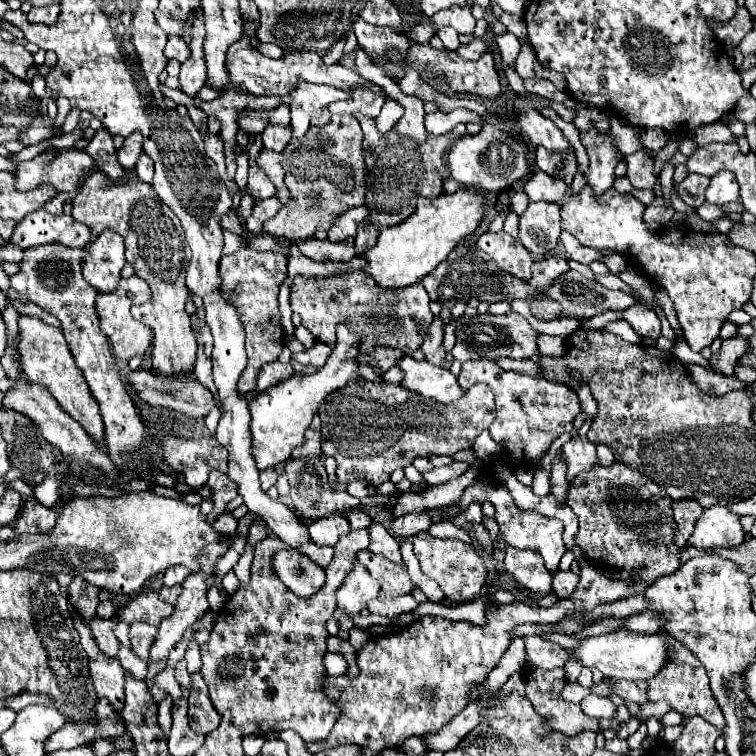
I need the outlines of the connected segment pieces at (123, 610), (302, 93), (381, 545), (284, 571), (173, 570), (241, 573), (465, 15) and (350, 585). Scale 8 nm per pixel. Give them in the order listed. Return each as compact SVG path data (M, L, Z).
M148 591L148 593L140 593L132 597L126 605L122 605L116 611L116 617L118 621L126 621L126 623L146 621L158 627L160 621L168 617L168 613L172 613L172 605L164 603L156 591Z
M300 81L298 87L290 93L290 109L292 109L292 127L294 127L294 137L302 137L308 131L310 119L318 115L322 107L326 107L332 101L338 99L348 99L346 91L340 91L332 85L316 85L308 81Z
M372 523L370 525L370 545L368 545L368 551L382 553L386 559L390 559L396 565L404 563L402 555L400 555L398 541L380 523Z
M296 549L278 551L272 559L272 567L280 581L298 597L310 597L324 585L324 569Z
M170 567L170 569L166 569L166 573L164 573L164 585L168 585L168 587L172 587L172 585L178 585L178 583L182 583L182 581L186 581L186 577L190 575L192 571L188 569L188 567Z
M246 543L242 557L238 559L238 563L234 567L234 573L240 579L240 583L248 583L248 579L250 579L250 563L252 563L252 557L254 557L254 547L250 543Z
M452 5L452 9L444 9L436 13L430 23L440 29L442 25L454 27L458 33L472 33L476 27L476 19L472 17L472 9L468 5Z
M356 561L352 567L352 573L344 579L344 585L338 589L338 607L346 613L360 613L360 609L366 607L366 603L374 597L378 597L380 583L370 577L370 573Z

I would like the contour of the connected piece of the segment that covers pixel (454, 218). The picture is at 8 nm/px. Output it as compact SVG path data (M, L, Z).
M458 189L456 193L442 193L436 199L418 199L416 211L402 223L382 227L374 247L364 251L364 273L368 273L382 289L406 289L420 283L440 261L448 257L454 245L470 235L484 215L482 199L470 189Z

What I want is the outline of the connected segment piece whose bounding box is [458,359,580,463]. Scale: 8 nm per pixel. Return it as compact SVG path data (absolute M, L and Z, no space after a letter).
M474 359L462 363L462 371L458 375L460 387L468 389L478 381L488 383L496 395L498 411L496 421L490 425L490 437L504 445L509 462L528 463L540 459L560 433L572 431L572 423L580 413L580 401L570 387L516 371L504 371L492 359Z

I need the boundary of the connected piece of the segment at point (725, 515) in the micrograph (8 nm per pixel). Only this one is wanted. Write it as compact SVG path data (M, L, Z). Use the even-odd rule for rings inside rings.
M714 505L702 513L696 521L696 529L688 539L692 547L722 547L736 549L744 541L744 529L740 515L732 513L724 505Z

